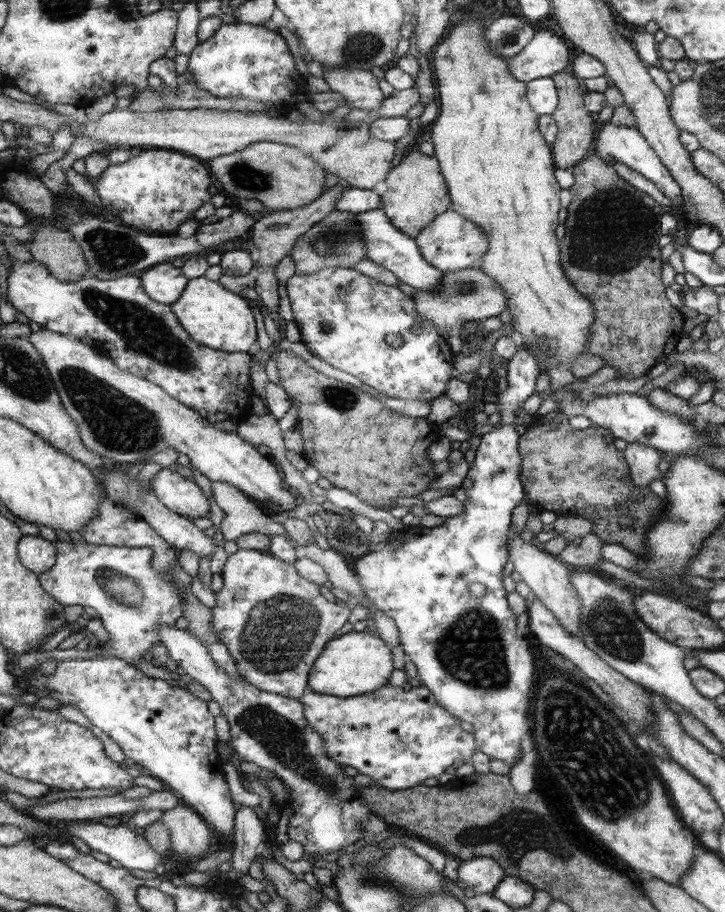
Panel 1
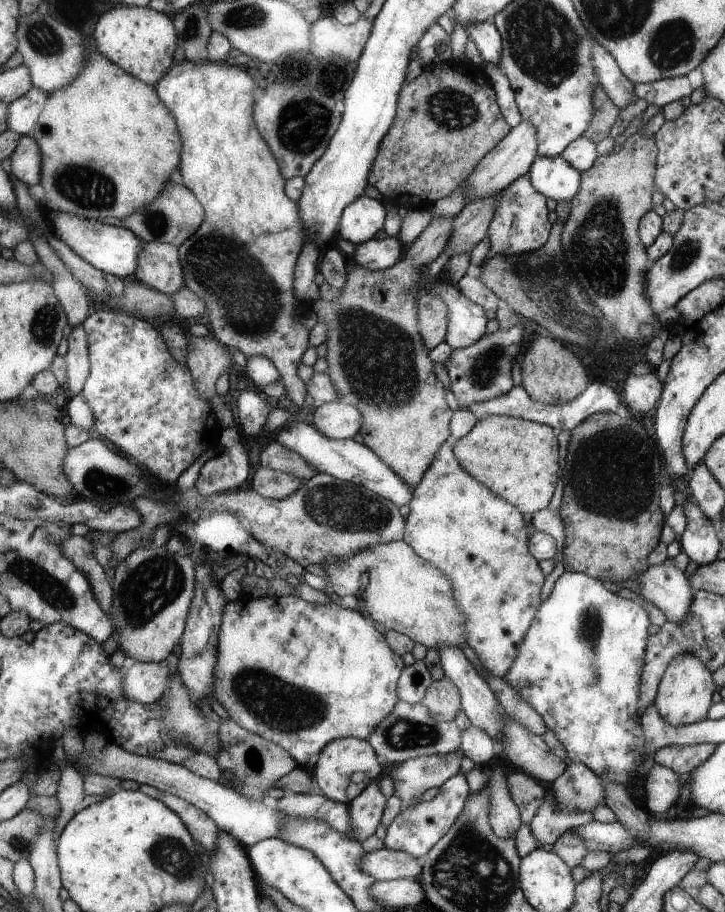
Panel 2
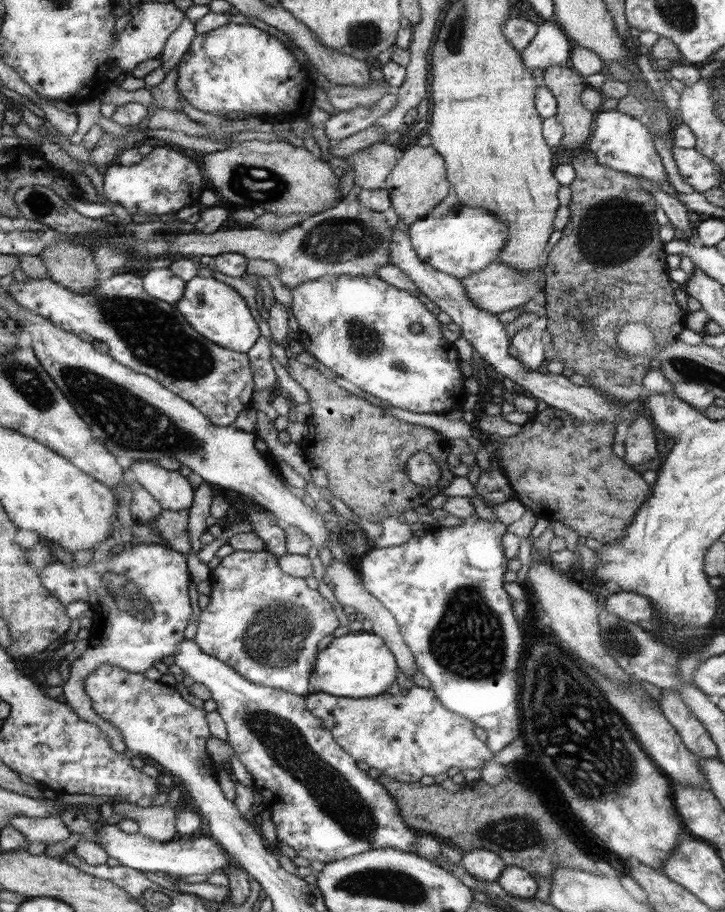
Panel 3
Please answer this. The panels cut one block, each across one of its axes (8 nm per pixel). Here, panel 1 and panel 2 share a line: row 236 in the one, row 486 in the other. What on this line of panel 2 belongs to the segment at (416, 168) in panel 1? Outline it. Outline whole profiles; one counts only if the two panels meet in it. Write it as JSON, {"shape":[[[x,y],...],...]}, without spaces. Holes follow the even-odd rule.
{"shape":[[[455,217],[445,218],[445,219],[436,219],[430,221],[430,224],[424,229],[424,232],[418,236],[414,242],[411,242],[407,247],[405,247],[405,252],[402,255],[402,258],[390,268],[384,269],[384,272],[366,272],[366,267],[358,265],[349,257],[346,257],[347,262],[347,273],[345,283],[342,285],[342,288],[339,288],[340,295],[336,300],[327,300],[322,299],[321,297],[318,300],[313,301],[311,304],[311,310],[316,313],[317,320],[324,322],[327,328],[326,336],[326,346],[327,354],[325,359],[328,361],[328,368],[326,374],[330,377],[332,381],[334,390],[337,394],[337,401],[341,403],[346,403],[352,405],[361,415],[361,427],[359,428],[359,433],[362,435],[362,440],[367,447],[370,447],[370,450],[373,450],[387,465],[390,465],[400,476],[404,479],[413,490],[416,488],[416,485],[421,482],[425,476],[425,472],[428,470],[429,466],[433,464],[434,457],[437,456],[438,449],[441,449],[441,446],[446,442],[446,438],[450,436],[450,424],[452,418],[452,410],[448,408],[446,404],[446,398],[444,398],[444,386],[442,382],[438,380],[436,372],[434,372],[434,364],[432,360],[428,358],[428,347],[425,345],[425,340],[421,332],[419,331],[419,304],[418,304],[418,288],[420,288],[420,268],[422,266],[429,265],[436,257],[440,257],[441,253],[445,250],[448,239],[452,234],[452,225]]]}

